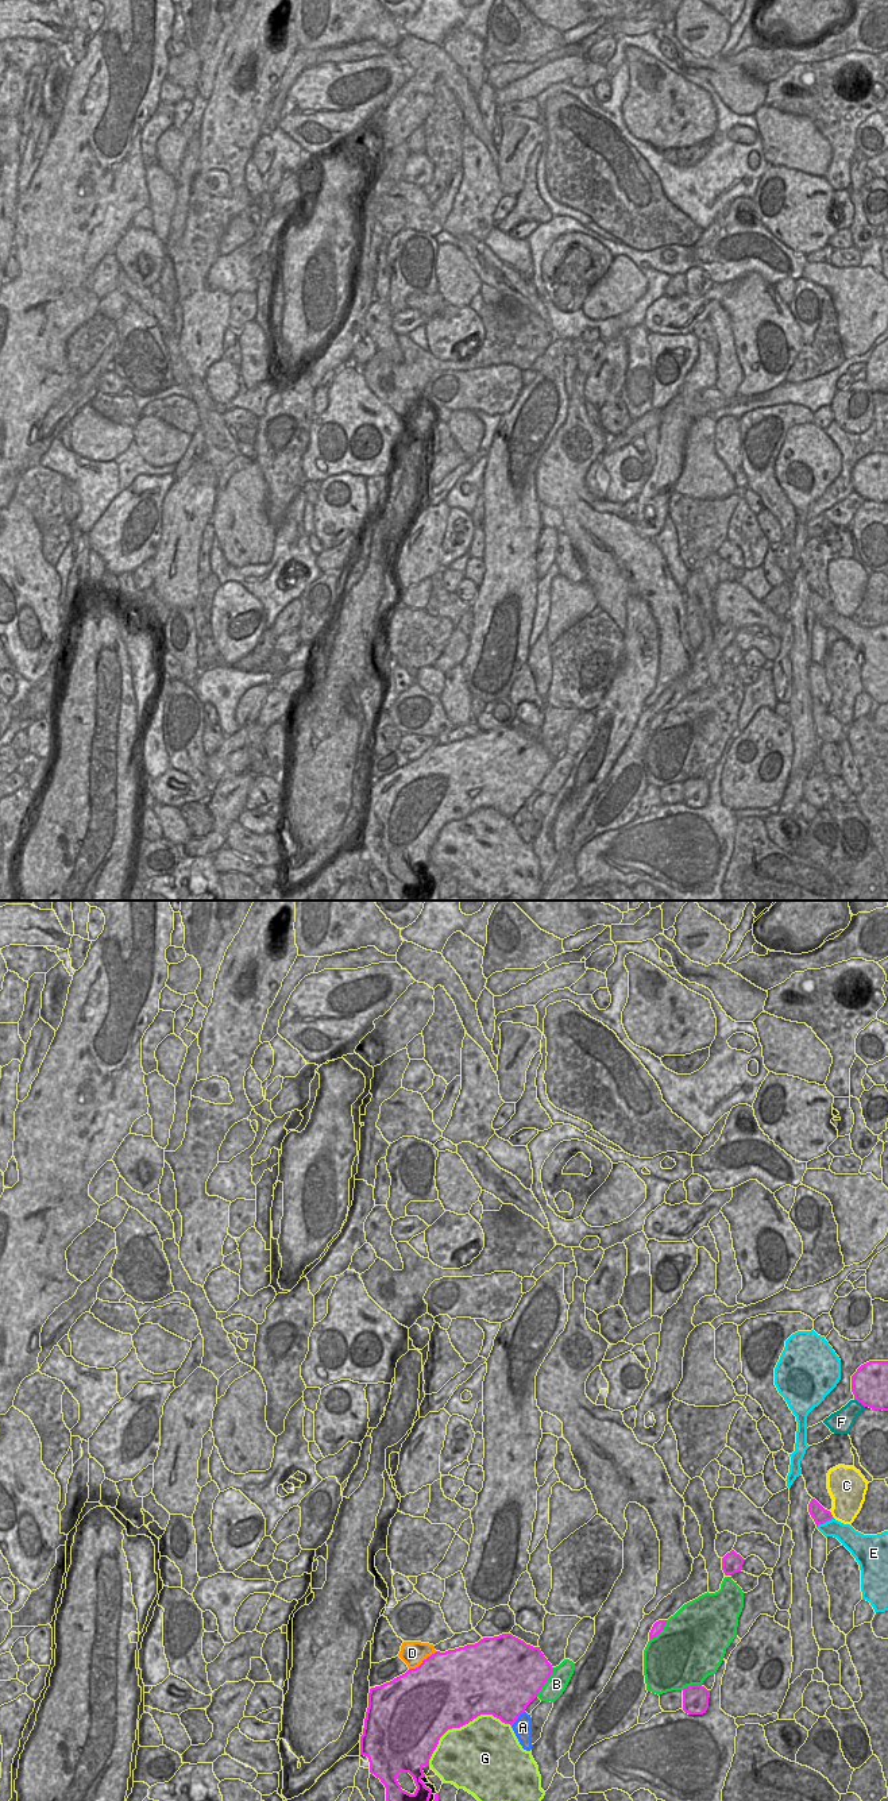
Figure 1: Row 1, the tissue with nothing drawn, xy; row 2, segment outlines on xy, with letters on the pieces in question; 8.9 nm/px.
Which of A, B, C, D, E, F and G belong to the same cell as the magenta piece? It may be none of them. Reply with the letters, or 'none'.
none

